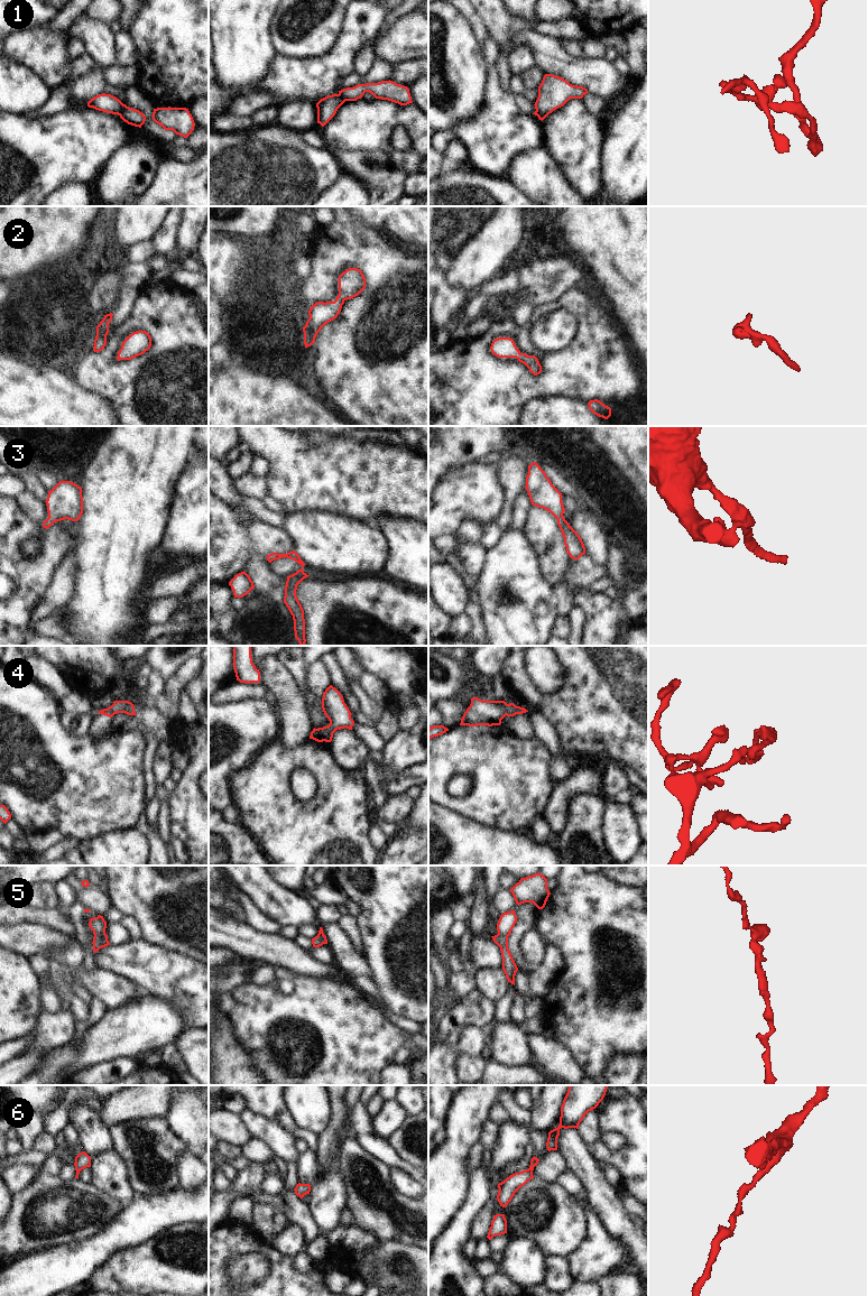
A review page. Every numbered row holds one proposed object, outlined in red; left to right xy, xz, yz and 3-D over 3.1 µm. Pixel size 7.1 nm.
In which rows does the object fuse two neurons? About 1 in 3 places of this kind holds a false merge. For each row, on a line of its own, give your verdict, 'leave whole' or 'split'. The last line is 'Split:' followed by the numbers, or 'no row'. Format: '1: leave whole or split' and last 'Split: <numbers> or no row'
1: split
2: leave whole
3: leave whole
4: leave whole
5: leave whole
6: leave whole
Split: 1

